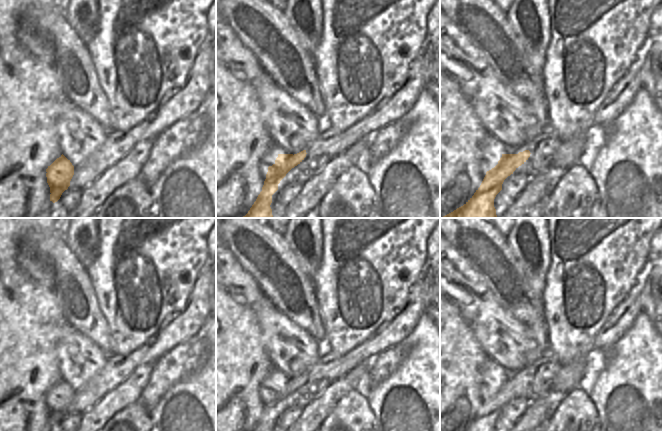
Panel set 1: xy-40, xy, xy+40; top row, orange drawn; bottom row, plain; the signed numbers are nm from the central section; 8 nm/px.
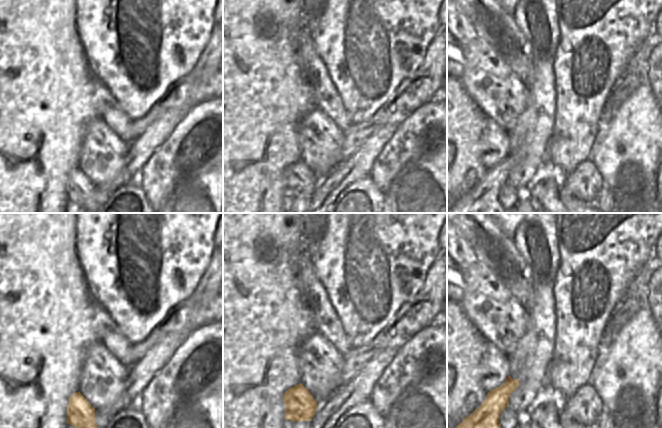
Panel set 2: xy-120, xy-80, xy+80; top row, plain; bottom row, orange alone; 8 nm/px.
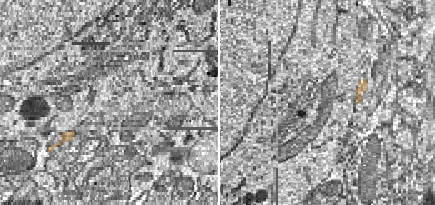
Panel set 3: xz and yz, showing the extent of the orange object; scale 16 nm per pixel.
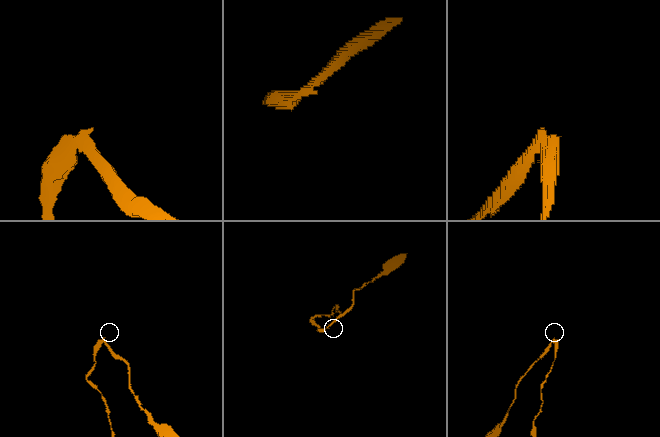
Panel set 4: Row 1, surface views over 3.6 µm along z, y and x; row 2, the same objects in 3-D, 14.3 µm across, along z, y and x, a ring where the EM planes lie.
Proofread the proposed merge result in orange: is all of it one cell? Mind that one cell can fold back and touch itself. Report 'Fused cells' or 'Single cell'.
Fused cells

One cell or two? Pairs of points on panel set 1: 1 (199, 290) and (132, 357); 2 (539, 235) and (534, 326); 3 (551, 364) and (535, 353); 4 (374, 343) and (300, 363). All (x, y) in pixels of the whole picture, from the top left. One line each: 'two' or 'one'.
1: one
2: one
3: two
4: two

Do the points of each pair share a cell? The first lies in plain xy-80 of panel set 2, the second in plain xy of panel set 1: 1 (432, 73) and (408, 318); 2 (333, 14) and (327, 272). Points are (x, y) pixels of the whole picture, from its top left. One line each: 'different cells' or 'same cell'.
1: same cell
2: same cell

